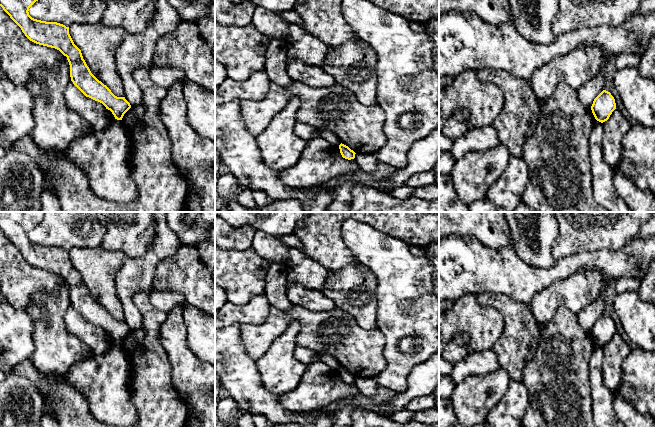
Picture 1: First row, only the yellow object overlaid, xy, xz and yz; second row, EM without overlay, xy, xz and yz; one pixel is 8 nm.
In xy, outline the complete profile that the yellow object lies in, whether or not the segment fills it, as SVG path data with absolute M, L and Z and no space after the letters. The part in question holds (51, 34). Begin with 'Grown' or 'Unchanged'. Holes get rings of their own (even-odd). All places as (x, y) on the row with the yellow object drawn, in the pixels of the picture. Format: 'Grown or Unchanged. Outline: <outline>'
Unchanged. Outline: M0 0L0 6L30 41L55 48L66 56L73 84L86 97L102 103L112 112L115 119L122 120L124 114L131 108L130 103L125 97L115 96L91 73L81 50L74 44L69 34L69 27L57 22L37 20L29 15L29 8L36 1L38 0Z

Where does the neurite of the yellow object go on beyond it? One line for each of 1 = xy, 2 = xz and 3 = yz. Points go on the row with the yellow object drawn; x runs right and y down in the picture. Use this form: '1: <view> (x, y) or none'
1: none
2: none
3: none

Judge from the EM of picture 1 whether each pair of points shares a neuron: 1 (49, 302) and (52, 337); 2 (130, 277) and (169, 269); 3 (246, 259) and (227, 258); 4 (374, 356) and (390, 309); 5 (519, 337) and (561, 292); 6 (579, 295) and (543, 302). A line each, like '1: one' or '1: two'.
1: one
2: two
3: one
4: two
5: two
6: one

